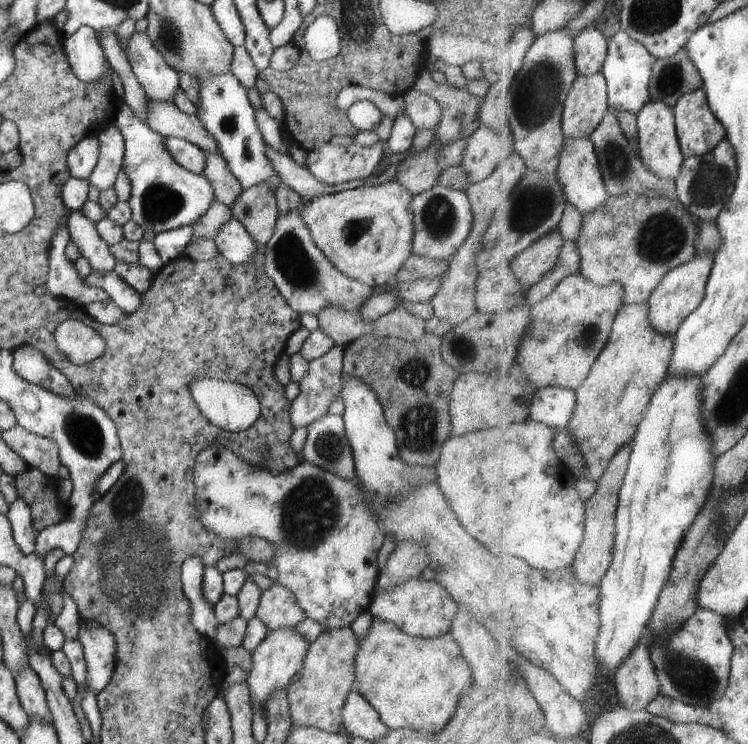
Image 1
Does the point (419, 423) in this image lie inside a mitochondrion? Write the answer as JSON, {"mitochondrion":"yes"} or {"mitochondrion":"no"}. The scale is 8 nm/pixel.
{"mitochondrion":"yes"}

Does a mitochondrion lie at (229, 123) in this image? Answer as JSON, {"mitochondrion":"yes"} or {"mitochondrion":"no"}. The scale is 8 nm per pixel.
{"mitochondrion":"yes"}

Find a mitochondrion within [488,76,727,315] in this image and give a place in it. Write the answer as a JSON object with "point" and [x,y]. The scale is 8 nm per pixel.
{"point":[662,237]}

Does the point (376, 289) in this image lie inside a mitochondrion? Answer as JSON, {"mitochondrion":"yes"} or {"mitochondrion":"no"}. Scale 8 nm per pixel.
{"mitochondrion":"no"}

